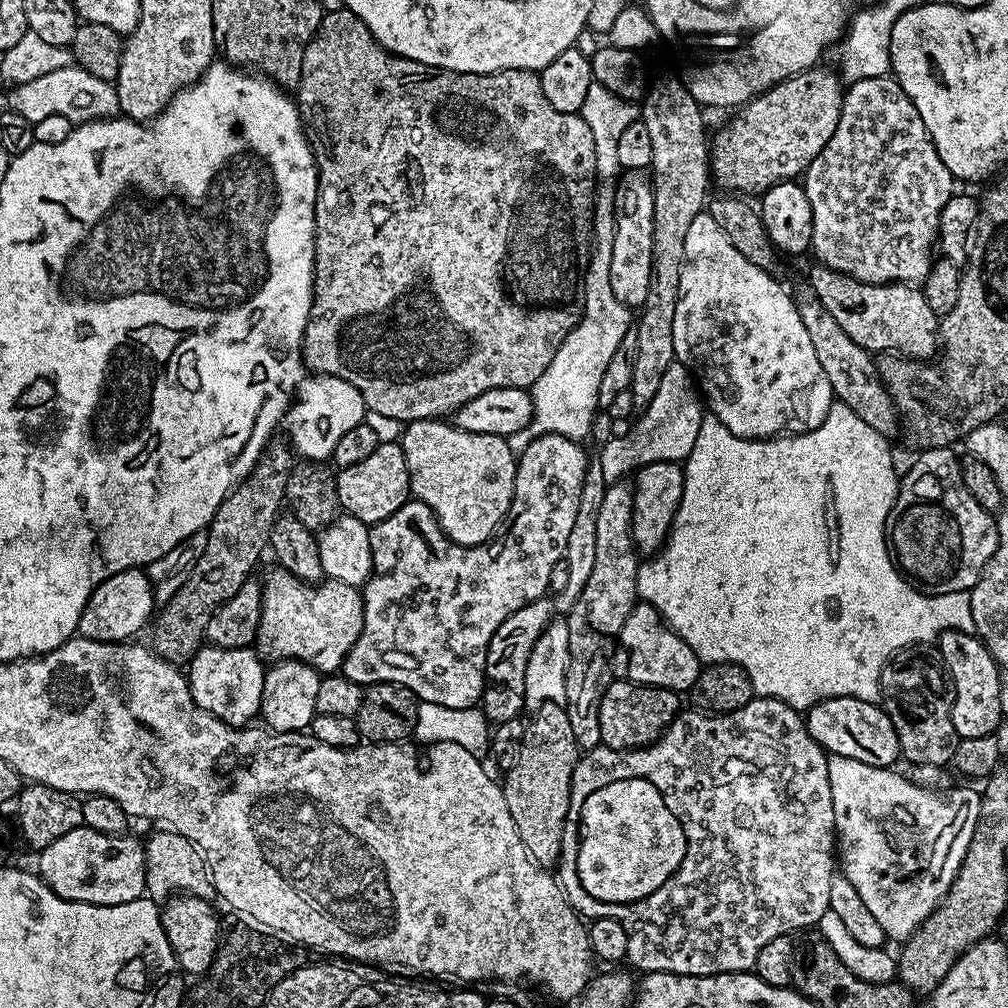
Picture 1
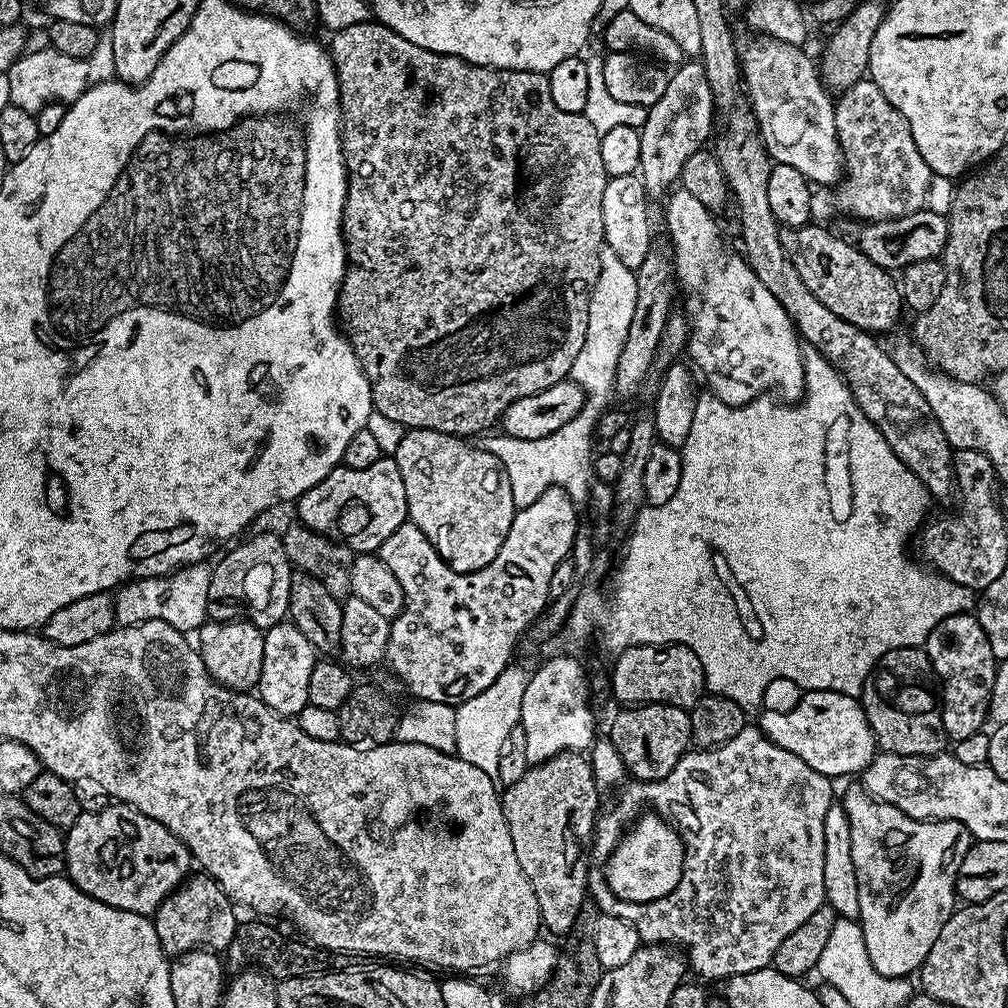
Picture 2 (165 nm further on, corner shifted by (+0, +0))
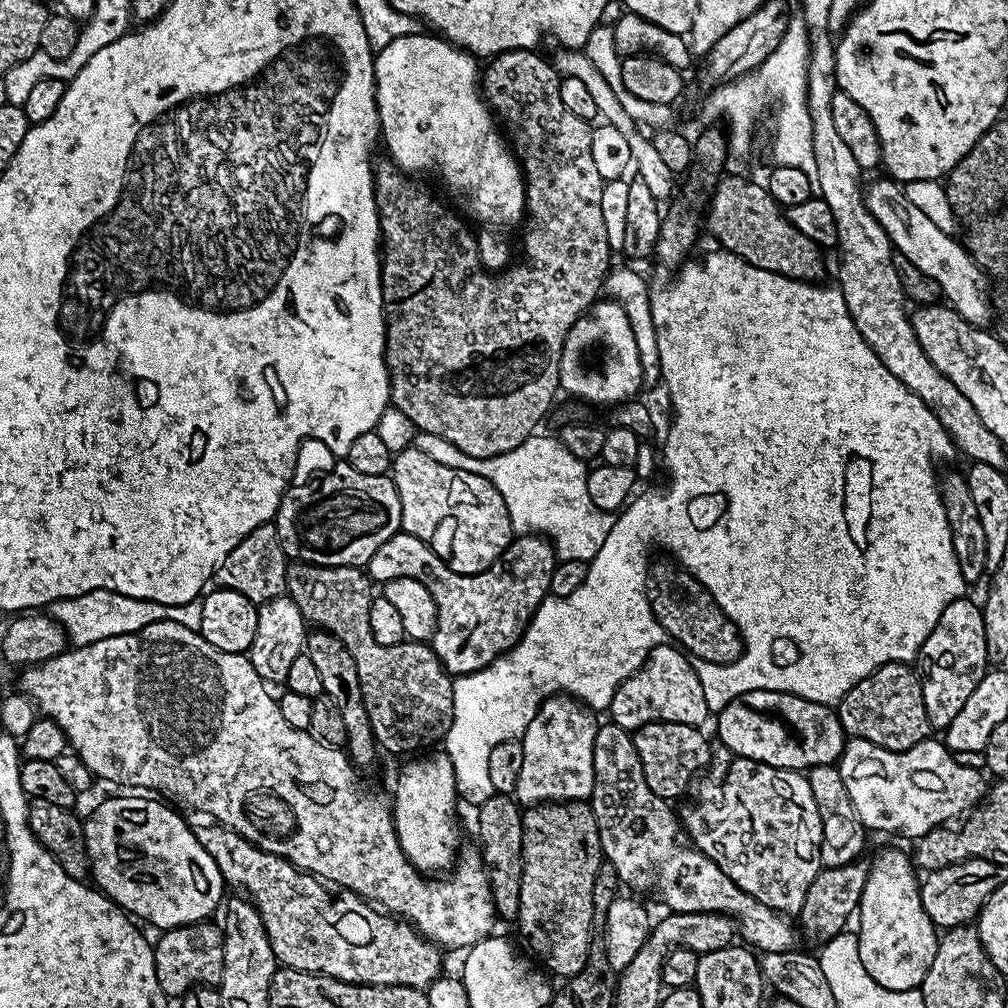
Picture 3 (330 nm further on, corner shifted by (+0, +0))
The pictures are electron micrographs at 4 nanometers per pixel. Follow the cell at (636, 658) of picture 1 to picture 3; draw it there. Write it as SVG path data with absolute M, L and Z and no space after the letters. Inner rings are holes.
M668 642L659 644L653 652L648 653L641 668L634 674L630 674L630 678L626 678L626 682L622 682L622 686L618 686L607 711L612 715L610 716L611 723L622 726L630 733L650 722L659 720L704 726L704 723L710 719L710 713L706 706L706 694L702 694L702 682L696 673L695 663L679 647Z

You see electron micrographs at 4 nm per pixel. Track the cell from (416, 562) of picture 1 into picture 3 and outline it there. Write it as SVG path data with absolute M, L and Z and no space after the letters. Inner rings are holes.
M401 530L374 550L366 571L380 586L394 578L414 578L430 590L436 607L436 629L430 646L446 671L457 677L490 666L519 642L532 615L549 595L550 574L554 574L557 563L552 543L545 537L517 535L486 571L463 576L450 570L428 544Z

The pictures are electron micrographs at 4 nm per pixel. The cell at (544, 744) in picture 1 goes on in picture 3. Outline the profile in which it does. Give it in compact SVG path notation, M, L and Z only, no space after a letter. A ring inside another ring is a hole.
M557 800L551 804L534 804L523 809L524 865L518 925L528 943L527 951L553 977L569 978L587 966L588 947L592 938L594 878L601 861L598 822L592 813L591 803Z

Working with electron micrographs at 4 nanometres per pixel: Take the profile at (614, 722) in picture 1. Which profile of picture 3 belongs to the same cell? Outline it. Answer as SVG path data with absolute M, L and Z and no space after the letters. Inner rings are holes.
M650 722L632 733L632 741L638 750L638 758L642 758L642 774L646 774L646 786L658 794L658 798L669 802L676 799L692 784L696 775L707 769L713 745L703 736L701 729L695 724L682 722Z

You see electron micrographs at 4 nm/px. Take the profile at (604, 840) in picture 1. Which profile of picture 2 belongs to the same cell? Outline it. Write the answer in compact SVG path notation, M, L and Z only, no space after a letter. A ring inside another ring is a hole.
M654 812L644 815L629 831L621 835L619 846L611 854L611 858L605 864L605 876L608 889L619 900L632 901L635 904L645 904L646 901L654 901L670 894L671 890L681 881L684 873L686 845L681 842L680 834L663 817Z

